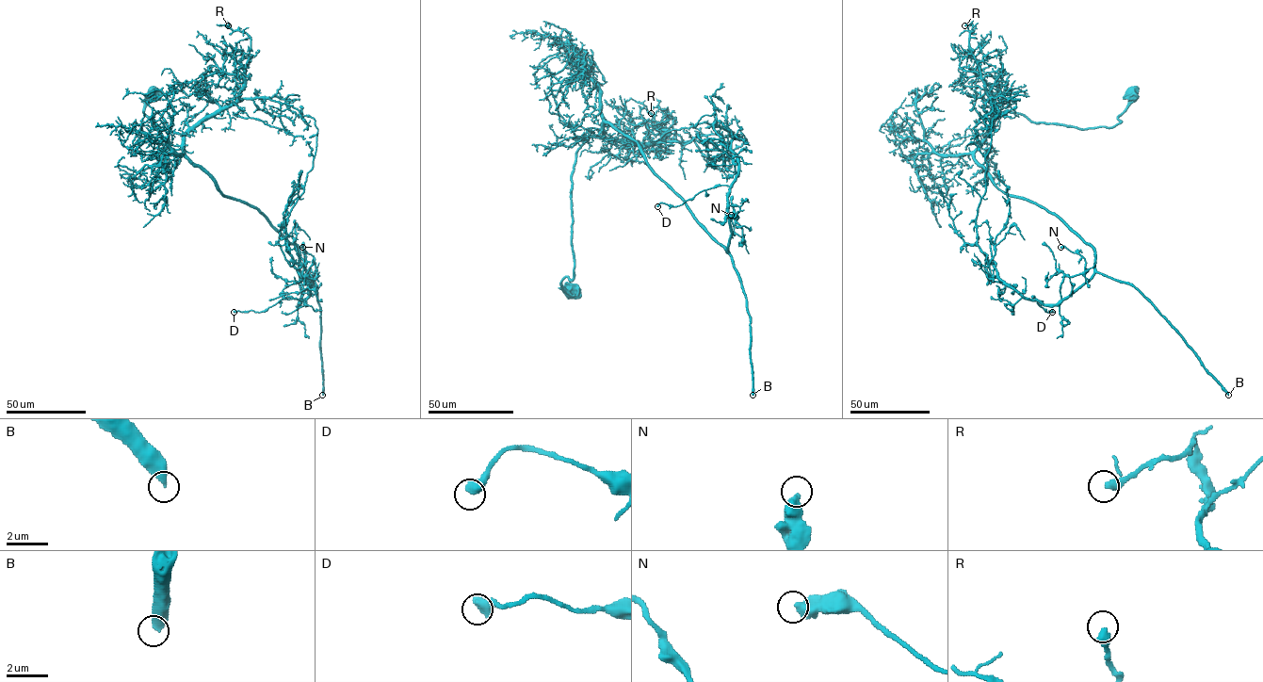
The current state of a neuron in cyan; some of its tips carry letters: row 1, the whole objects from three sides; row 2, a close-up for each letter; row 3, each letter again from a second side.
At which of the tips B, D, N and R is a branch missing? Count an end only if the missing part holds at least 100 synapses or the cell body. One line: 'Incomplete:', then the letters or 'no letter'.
Incomplete: B

